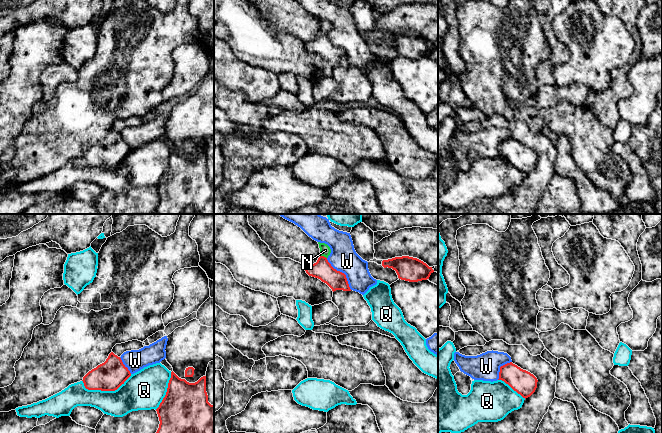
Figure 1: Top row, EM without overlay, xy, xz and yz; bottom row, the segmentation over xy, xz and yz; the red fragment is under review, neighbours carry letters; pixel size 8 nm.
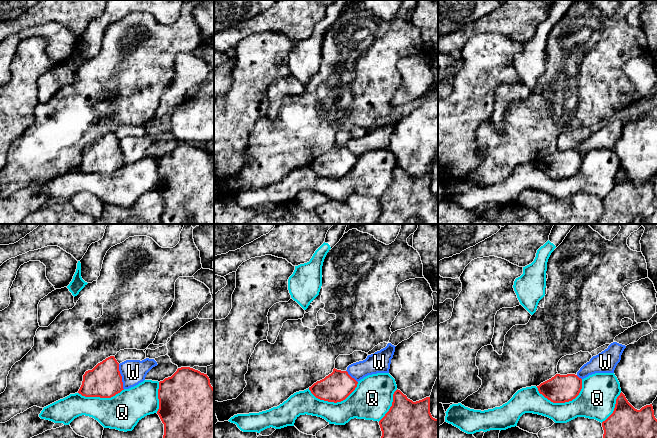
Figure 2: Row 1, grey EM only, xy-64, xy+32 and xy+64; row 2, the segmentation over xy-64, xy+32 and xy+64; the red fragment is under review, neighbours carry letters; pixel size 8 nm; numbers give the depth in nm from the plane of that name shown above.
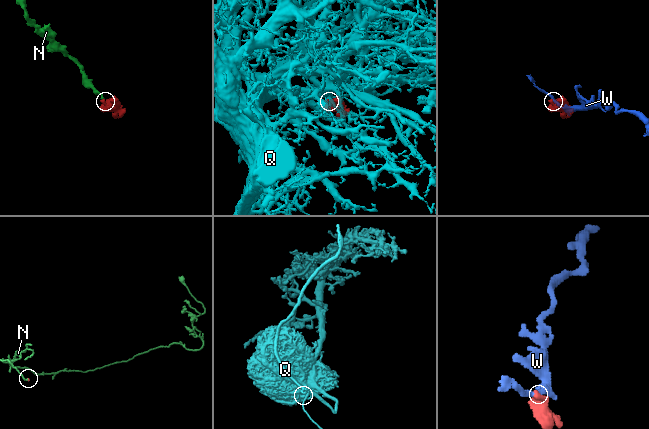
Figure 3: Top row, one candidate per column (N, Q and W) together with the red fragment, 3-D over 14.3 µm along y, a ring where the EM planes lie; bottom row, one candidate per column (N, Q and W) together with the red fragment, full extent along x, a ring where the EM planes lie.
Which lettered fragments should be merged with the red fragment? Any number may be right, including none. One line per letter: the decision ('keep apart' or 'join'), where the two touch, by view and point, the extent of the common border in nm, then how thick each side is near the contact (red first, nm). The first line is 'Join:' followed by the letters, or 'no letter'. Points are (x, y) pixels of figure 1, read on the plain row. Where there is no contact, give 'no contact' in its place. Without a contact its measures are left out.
Join: N
N: join; contact xz (323, 32); length 60 nm; calibres 160 and 90 nm
Q: keep apart; contact xy (105, 166); length 400 nm; calibres 240 and 260 nm
W: keep apart; contact xz (341, 48); length 320 nm; calibres 160 and 220 nm

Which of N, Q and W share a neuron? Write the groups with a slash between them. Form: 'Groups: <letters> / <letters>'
Groups: N / Q / W

